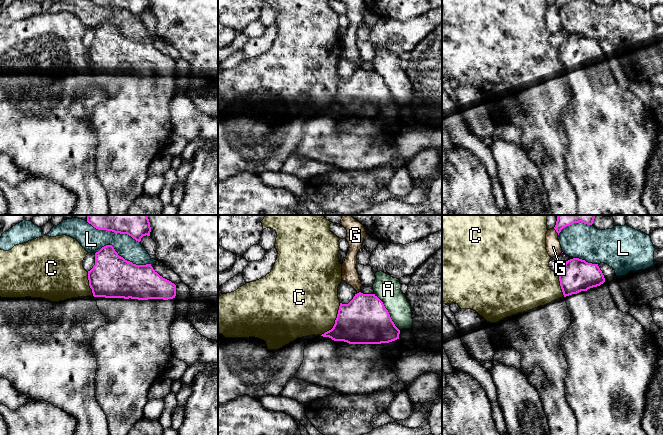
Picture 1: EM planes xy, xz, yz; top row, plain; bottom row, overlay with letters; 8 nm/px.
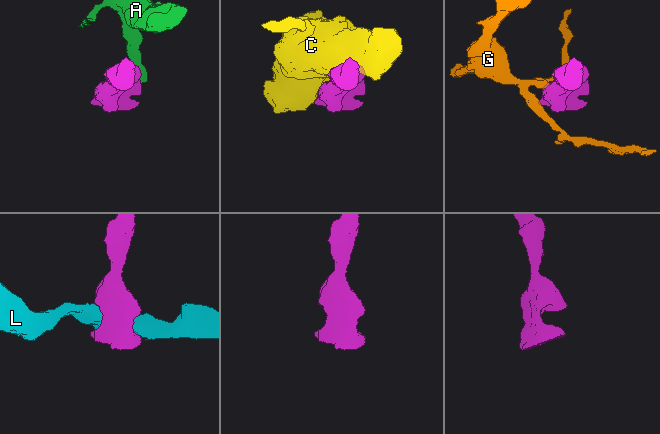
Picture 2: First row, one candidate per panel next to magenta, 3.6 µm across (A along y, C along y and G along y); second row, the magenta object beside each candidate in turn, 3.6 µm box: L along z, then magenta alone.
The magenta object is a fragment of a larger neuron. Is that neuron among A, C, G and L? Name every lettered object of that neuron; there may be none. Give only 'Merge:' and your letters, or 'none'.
Merge: none

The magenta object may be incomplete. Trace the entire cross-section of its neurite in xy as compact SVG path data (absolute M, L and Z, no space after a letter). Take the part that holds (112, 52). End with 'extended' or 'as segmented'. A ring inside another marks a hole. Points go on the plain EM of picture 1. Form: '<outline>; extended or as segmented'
M106 21L95 29L95 41L88 47L89 62L92 65L93 72L96 75L100 88L106 93L106 100L101 102L94 110L91 122L97 135L97 146L95 152L95 173L99 182L104 187L108 197L109 213L108 215L126 215L131 204L143 194L145 181L149 177L148 170L152 160L164 151L170 135L173 133L170 119L170 104L176 92L176 61L171 57L160 52L151 42L136 41L119 32L112 21Z; extended

